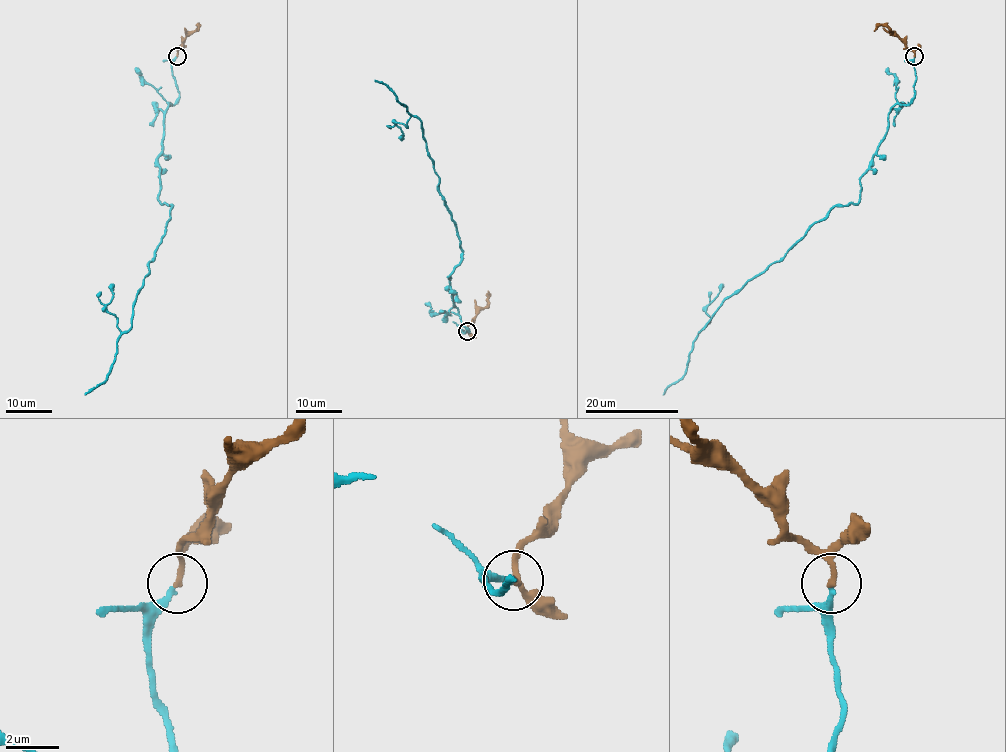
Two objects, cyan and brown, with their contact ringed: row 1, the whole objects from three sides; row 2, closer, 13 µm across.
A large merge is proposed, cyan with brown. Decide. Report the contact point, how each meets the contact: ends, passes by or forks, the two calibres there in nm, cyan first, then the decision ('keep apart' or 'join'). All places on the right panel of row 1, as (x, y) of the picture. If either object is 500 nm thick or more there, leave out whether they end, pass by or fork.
(914, 56) | cyan ends | brown ends | 240/200 nm | join

